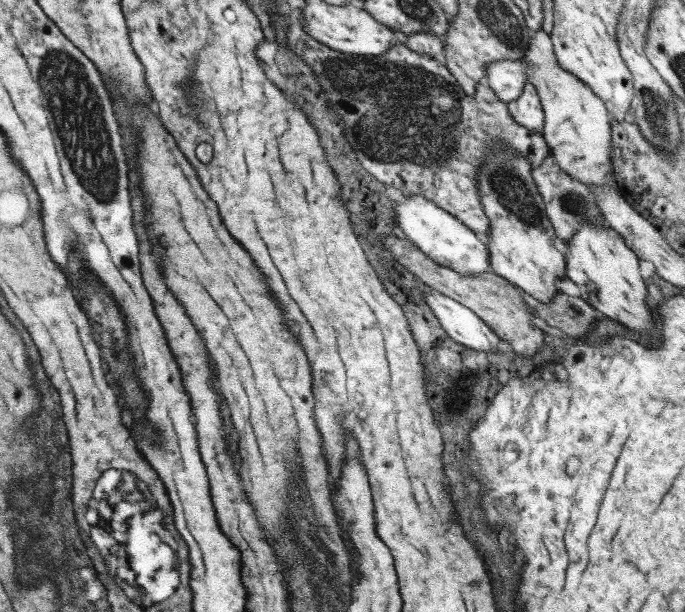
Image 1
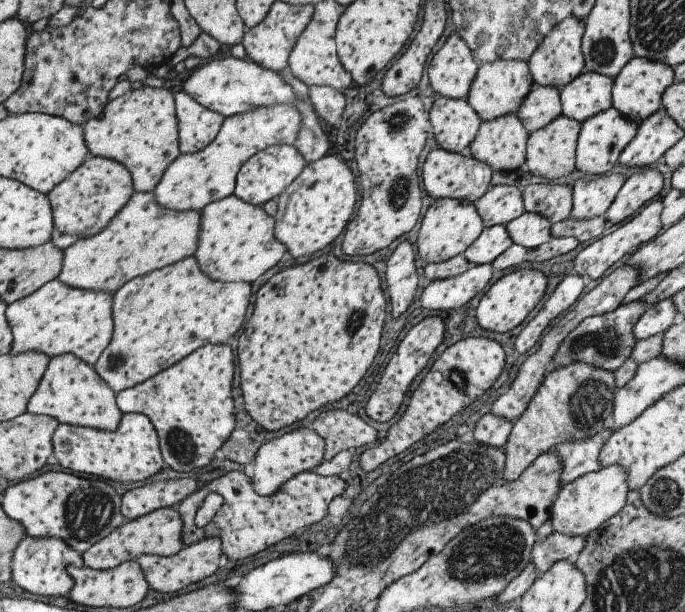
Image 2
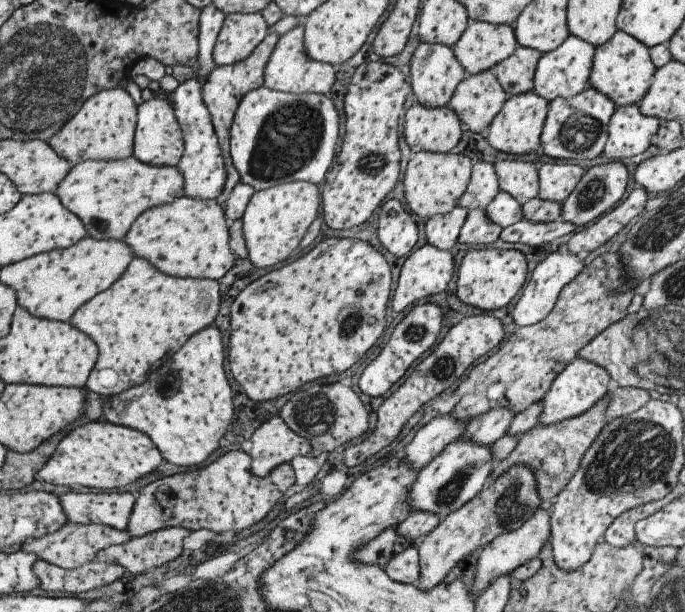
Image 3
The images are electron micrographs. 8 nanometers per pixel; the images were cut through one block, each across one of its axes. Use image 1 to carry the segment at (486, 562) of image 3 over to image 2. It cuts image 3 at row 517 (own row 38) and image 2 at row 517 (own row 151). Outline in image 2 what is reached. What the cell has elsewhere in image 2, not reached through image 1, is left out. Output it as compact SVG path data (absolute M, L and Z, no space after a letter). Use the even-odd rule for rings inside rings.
M618 465L601 467L561 486L549 507L548 522L555 533L585 537L621 510L628 492L625 472Z

